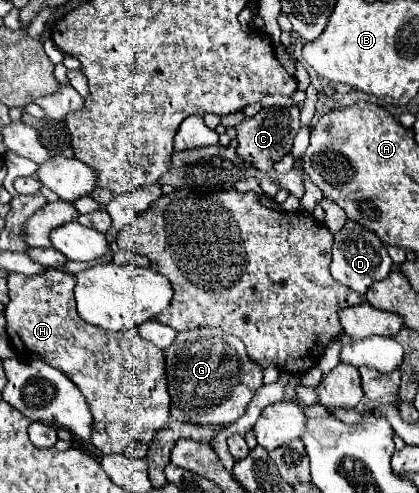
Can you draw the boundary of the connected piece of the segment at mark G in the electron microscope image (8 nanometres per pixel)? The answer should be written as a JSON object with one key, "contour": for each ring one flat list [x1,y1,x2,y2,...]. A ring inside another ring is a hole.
{"contour":[[197,328,191,332,177,332,175,344,165,352,165,372,171,392,171,418,193,424,231,424,243,416,255,392,263,386,263,370,249,360,245,344,233,334,219,328]]}

